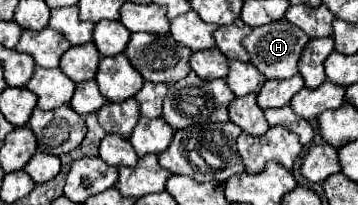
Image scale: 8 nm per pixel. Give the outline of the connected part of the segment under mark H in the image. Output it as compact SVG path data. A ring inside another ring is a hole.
M277 20L265 26L257 26L253 28L253 32L245 38L245 48L251 56L251 64L265 76L265 78L275 78L275 80L285 80L295 76L297 70L297 62L301 56L303 46L309 42L309 36L303 34L303 30L299 30L297 26L293 26L287 20Z

